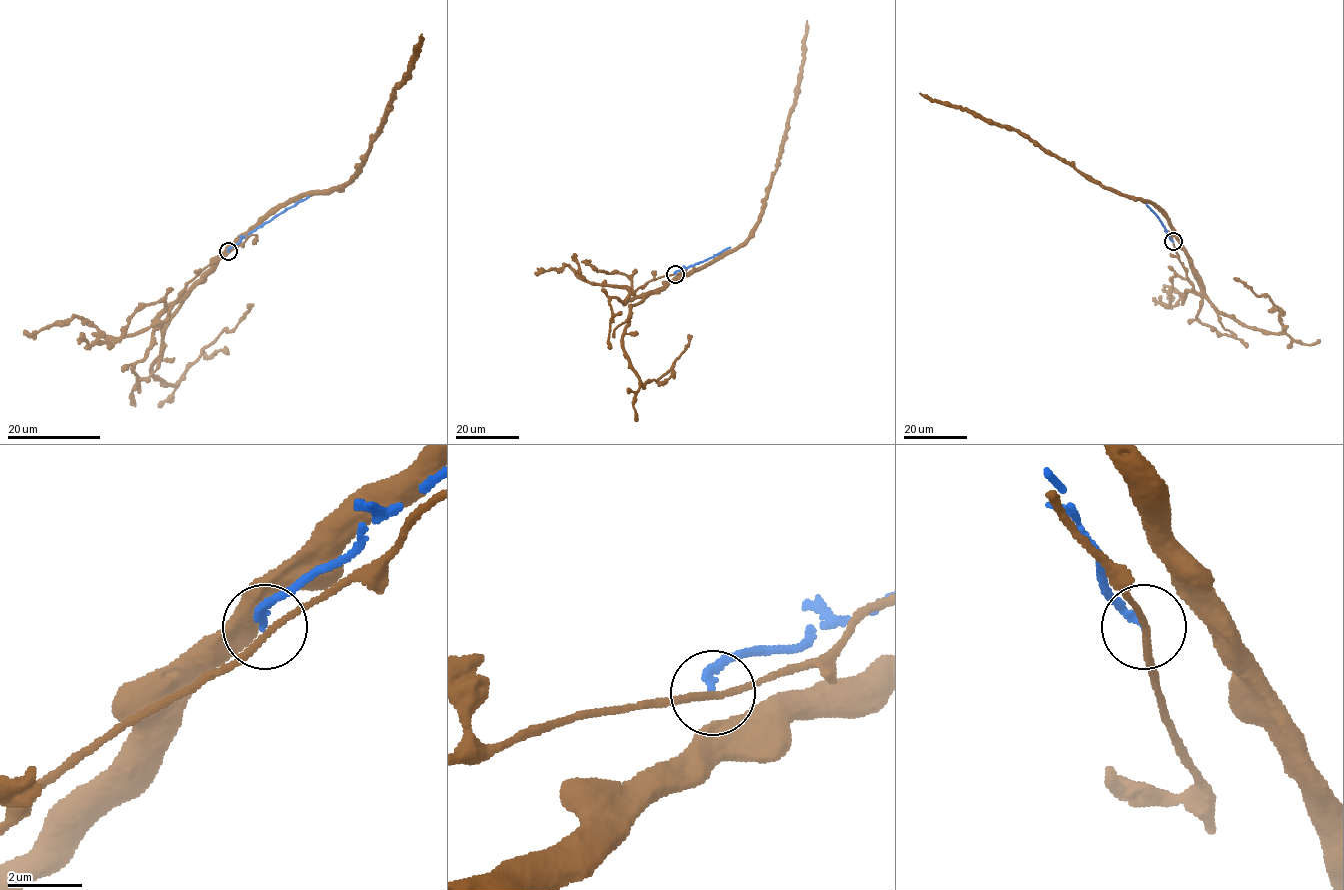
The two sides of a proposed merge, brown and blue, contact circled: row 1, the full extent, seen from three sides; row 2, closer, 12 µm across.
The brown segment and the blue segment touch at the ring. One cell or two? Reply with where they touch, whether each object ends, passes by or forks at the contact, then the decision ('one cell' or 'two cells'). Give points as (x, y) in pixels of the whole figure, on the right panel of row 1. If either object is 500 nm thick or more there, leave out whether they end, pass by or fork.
(1173, 241) | brown passes by | blue ends | two cells

